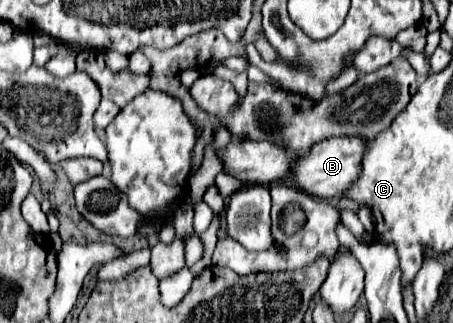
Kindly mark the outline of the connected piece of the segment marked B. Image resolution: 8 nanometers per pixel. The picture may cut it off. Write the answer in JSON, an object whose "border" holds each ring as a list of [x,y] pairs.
{"border":[[[328,138],[328,140],[314,144],[310,152],[296,158],[296,166],[292,166],[294,186],[318,198],[340,196],[358,178],[364,148],[366,148],[366,142],[360,138]]]}

